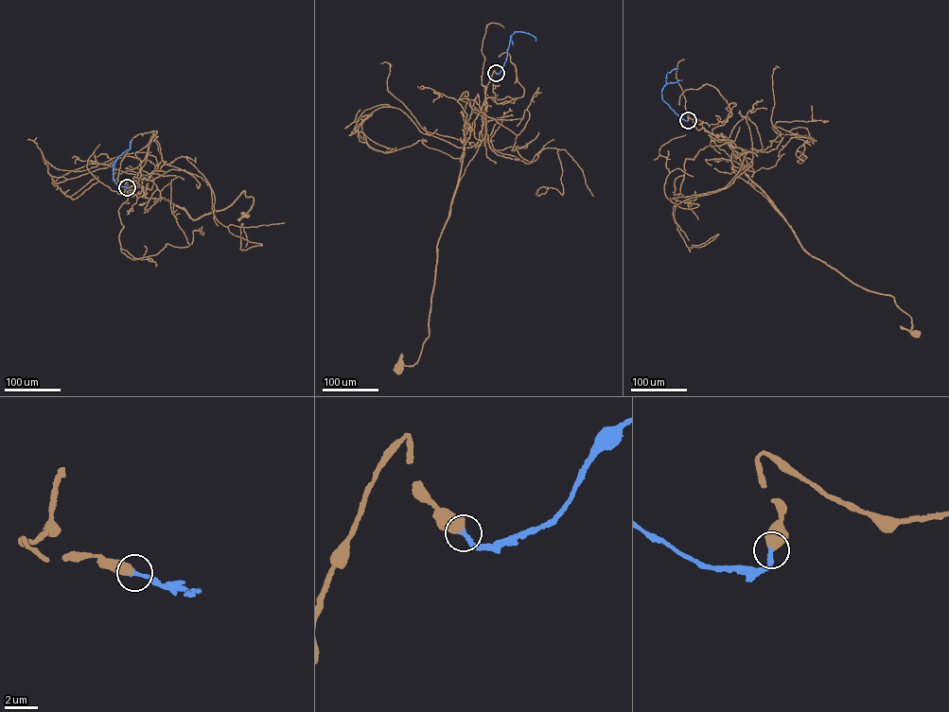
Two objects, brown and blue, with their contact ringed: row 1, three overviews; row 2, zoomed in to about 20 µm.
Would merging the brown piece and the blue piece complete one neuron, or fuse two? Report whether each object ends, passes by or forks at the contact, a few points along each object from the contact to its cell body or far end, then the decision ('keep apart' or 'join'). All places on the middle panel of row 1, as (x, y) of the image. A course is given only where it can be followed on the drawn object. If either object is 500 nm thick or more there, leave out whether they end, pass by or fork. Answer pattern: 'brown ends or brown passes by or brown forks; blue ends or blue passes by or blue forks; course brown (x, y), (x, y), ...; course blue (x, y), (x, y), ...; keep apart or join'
course brown (497, 74), (463, 139), (461, 171), (437, 247), (429, 335), (416, 362), (409, 366), (402, 362), (397, 368); course blue (497, 74), (502, 69), (514, 32), (527, 33), (536, 37), (536, 41); join

